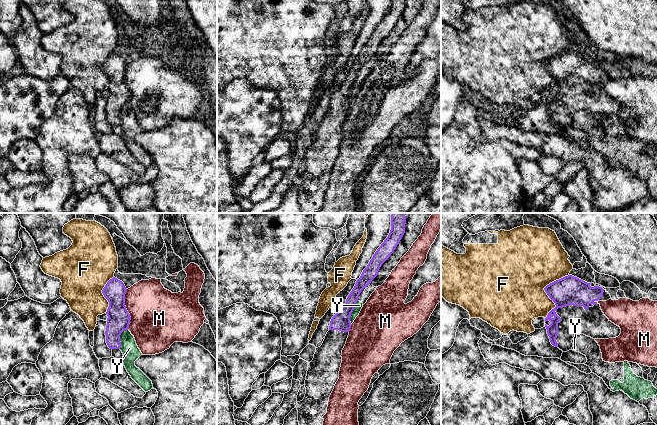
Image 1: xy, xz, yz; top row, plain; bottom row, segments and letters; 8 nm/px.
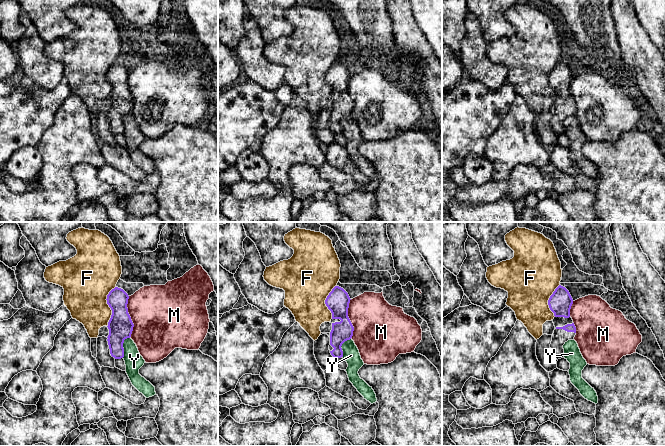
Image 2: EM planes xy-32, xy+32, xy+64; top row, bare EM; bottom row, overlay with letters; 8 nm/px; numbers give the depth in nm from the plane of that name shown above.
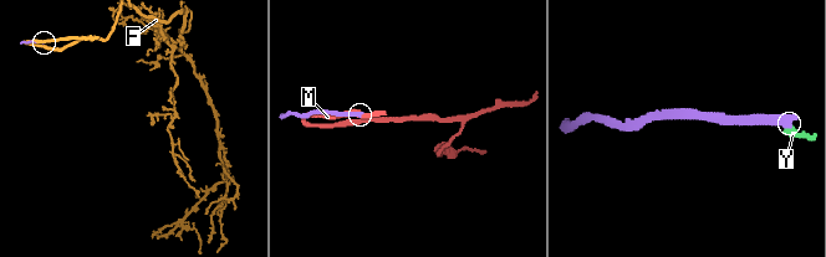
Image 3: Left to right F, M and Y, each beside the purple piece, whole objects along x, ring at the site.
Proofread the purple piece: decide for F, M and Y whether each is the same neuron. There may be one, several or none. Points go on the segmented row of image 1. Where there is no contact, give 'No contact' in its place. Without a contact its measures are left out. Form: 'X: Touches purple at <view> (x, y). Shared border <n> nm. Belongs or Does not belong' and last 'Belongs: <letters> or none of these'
F: Touches purple at yz (545, 291). Shared border 400 nm. Does not belong
M: Touches purple at xy (126, 309). Shared border 320 nm. Does not belong
Y: Touches purple at xz (352, 311). Shared border 200 nm. Does not belong
Belongs: none of these

